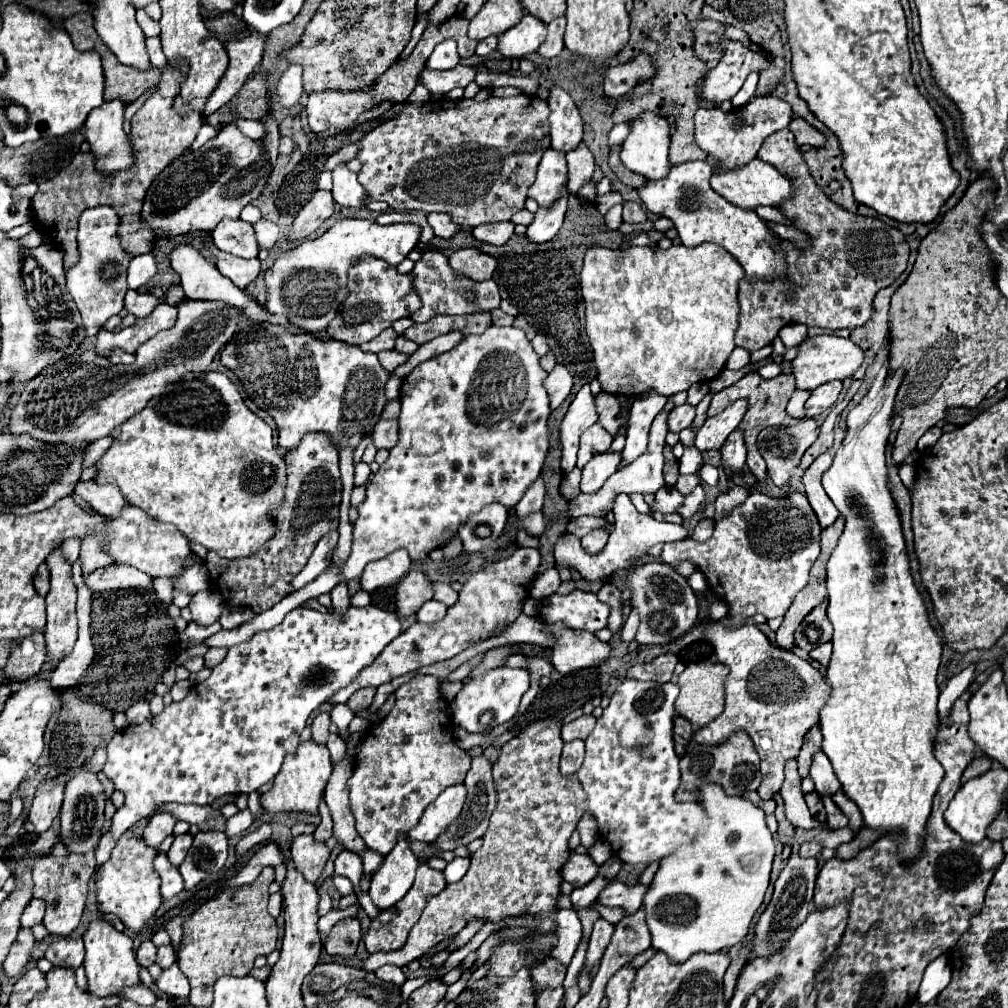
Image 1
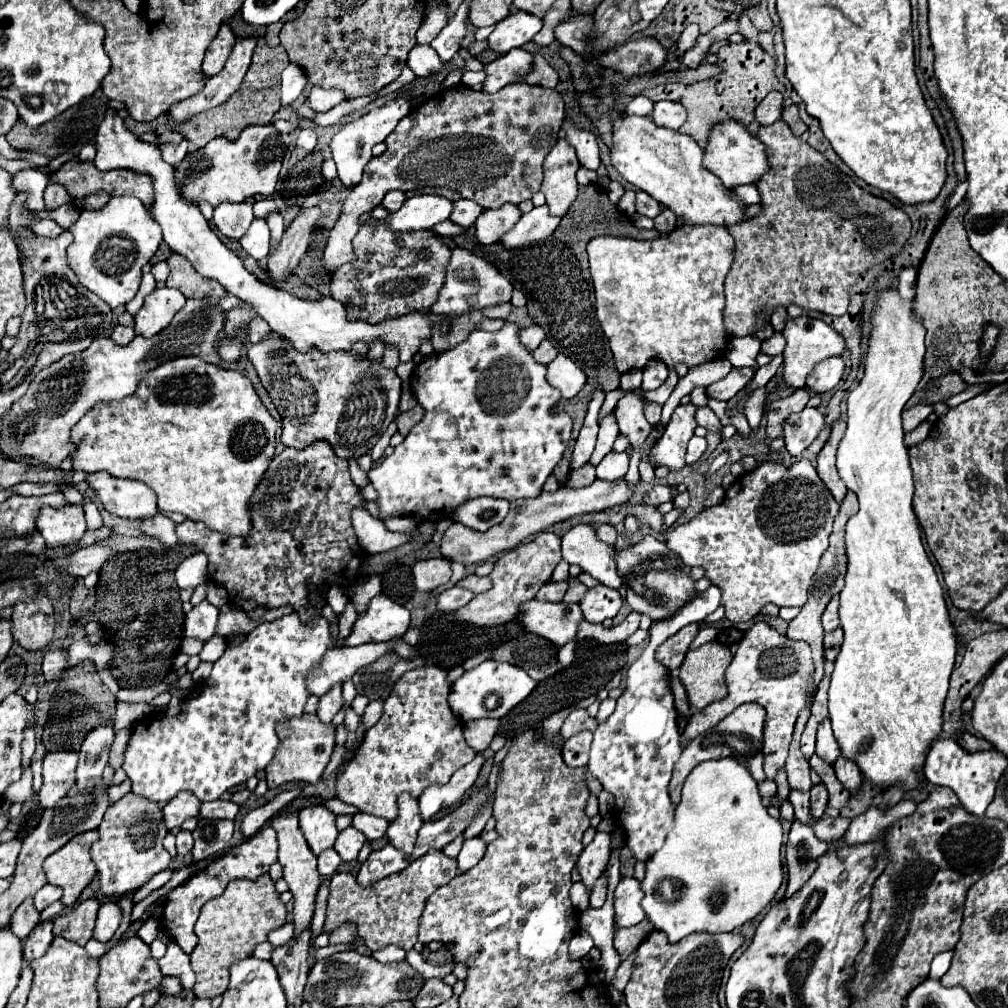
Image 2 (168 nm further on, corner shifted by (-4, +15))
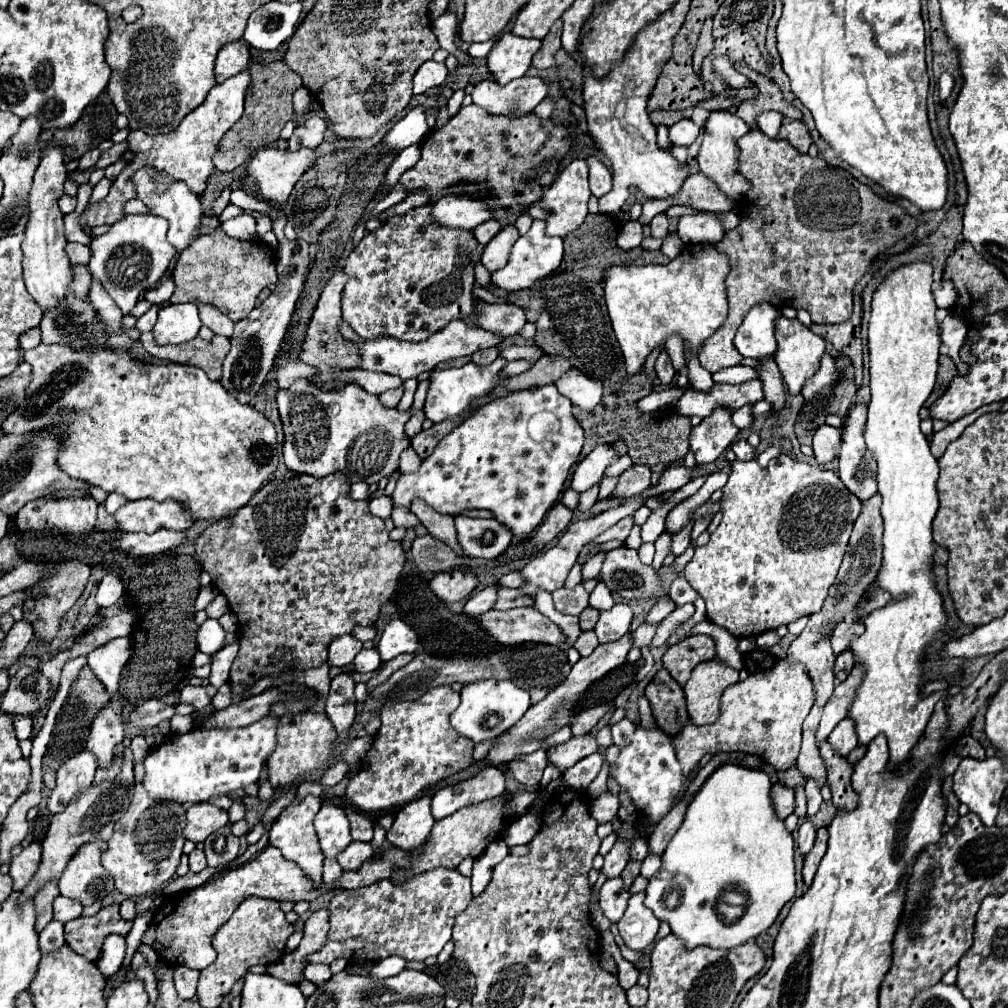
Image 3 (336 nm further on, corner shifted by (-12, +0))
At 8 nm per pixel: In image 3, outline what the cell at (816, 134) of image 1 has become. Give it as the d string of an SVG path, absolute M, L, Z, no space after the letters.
M792 120L792 122L784 122L782 128L780 128L780 134L778 138L782 140L788 140L798 152L806 154L812 140L810 140L810 134L808 134L808 128L802 120Z

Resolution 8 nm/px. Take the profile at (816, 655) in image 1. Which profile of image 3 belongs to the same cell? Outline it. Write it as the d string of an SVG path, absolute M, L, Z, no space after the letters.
M844 650L842 654L836 656L836 662L834 662L834 674L836 674L838 682L846 680L846 676L850 674L852 668L854 668L854 660L852 660L852 652L850 652L850 650Z

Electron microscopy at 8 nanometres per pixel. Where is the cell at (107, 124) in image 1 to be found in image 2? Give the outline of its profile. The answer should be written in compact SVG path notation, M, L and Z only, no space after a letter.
M108 109L102 125L98 127L96 141L98 141L98 153L96 153L94 165L100 171L132 169L136 173L152 177L152 185L154 185L152 217L160 223L166 245L172 251L182 253L200 275L220 281L230 295L236 295L238 299L242 299L246 303L252 303L254 309L258 311L258 315L270 325L270 329L274 333L278 333L280 337L290 339L290 343L300 353L308 353L310 349L318 349L322 353L348 351L352 347L352 343L356 343L356 341L364 341L368 345L374 341L382 341L384 345L398 349L400 361L412 361L412 357L418 353L420 345L424 341L432 339L434 325L438 325L442 333L448 331L452 319L446 315L436 317L430 309L414 311L414 313L408 313L402 317L392 317L392 319L372 325L366 321L350 321L346 317L346 309L332 297L324 297L322 301L304 301L304 299L290 295L288 291L260 283L252 273L248 273L244 269L242 259L238 255L234 255L216 237L216 233L212 233L212 229L208 227L208 221L200 213L198 205L192 205L192 203L184 201L184 197L180 197L180 185L176 185L176 181L174 181L174 167L162 159L162 153L156 145L144 143L134 133L130 133L124 127L124 121L112 109Z

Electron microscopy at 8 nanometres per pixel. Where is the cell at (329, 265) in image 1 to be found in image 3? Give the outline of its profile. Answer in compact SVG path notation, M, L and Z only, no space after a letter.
M444 196L430 206L430 218L434 226L440 228L460 228L470 230L484 220L490 220L492 214L488 206L480 200L466 196Z

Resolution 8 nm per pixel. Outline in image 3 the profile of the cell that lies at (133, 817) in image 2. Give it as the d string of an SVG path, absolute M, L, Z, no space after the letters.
M138 784L132 804L114 826L114 836L108 840L108 850L102 856L102 866L114 876L116 890L126 898L140 898L154 894L176 876L184 846L184 804L152 800Z

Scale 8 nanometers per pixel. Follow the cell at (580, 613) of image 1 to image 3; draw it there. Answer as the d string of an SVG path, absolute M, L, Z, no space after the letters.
M614 604L614 608L600 612L600 620L594 628L598 642L620 640L628 632L630 620L632 620L632 610L628 604Z

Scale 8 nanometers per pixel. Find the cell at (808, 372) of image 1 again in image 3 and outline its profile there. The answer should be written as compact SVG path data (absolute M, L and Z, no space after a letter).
M780 316L780 320L776 320L776 340L778 340L778 350L774 354L774 362L780 368L780 374L790 390L790 394L800 394L802 386L818 372L820 368L820 360L826 354L826 340L818 334L814 334L810 328L802 326L798 320L788 320L784 316Z

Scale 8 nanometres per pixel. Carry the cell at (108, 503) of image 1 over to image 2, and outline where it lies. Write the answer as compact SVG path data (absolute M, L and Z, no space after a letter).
M92 473L86 477L104 509L116 517L138 521L158 513L156 495L148 485L134 479L116 479L108 473Z

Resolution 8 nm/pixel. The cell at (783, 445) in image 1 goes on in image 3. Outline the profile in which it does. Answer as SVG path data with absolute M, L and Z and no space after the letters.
M824 424L814 432L812 450L814 450L814 460L818 464L830 462L838 454L838 446L840 446L840 430L838 428Z

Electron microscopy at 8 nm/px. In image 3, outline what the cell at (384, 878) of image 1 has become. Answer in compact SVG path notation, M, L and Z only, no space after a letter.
M422 796L398 810L392 828L386 832L386 840L402 850L414 850L428 840L434 826L430 814L430 796Z

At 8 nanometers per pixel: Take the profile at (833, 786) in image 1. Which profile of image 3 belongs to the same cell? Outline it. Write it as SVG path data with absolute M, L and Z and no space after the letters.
M848 718L840 720L838 726L832 730L832 734L828 736L828 742L830 742L830 746L832 746L832 750L836 754L840 754L842 758L846 758L858 746L852 720L848 720Z

